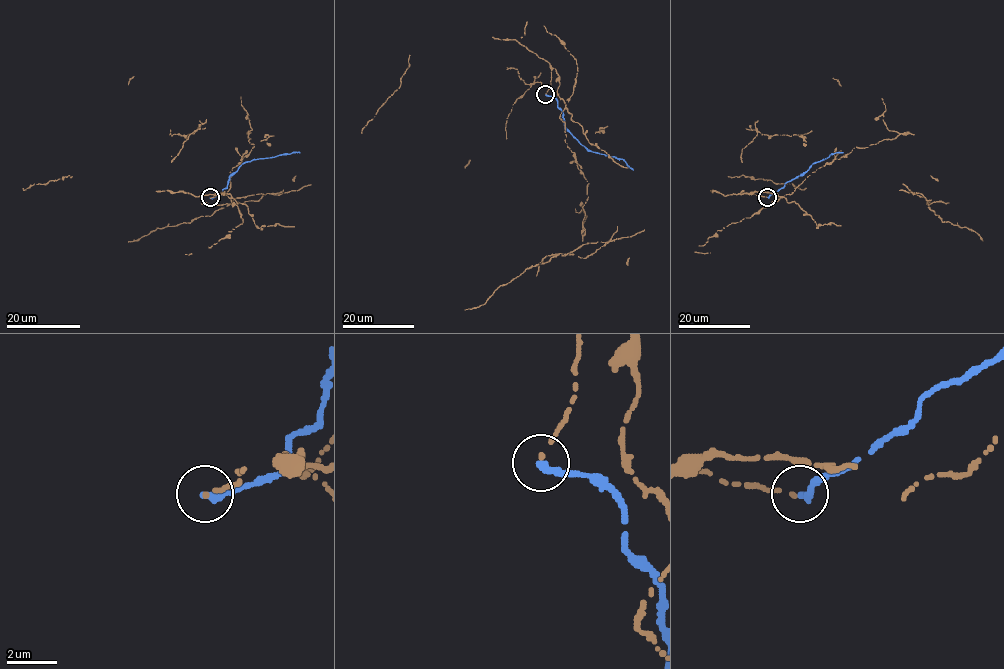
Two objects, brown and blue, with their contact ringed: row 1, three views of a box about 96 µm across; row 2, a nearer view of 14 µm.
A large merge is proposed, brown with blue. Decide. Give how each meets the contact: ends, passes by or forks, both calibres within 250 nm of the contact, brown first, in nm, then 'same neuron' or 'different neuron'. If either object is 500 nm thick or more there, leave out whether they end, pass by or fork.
brown ends; blue ends; calibres 140 and 360 nm; different neuron

